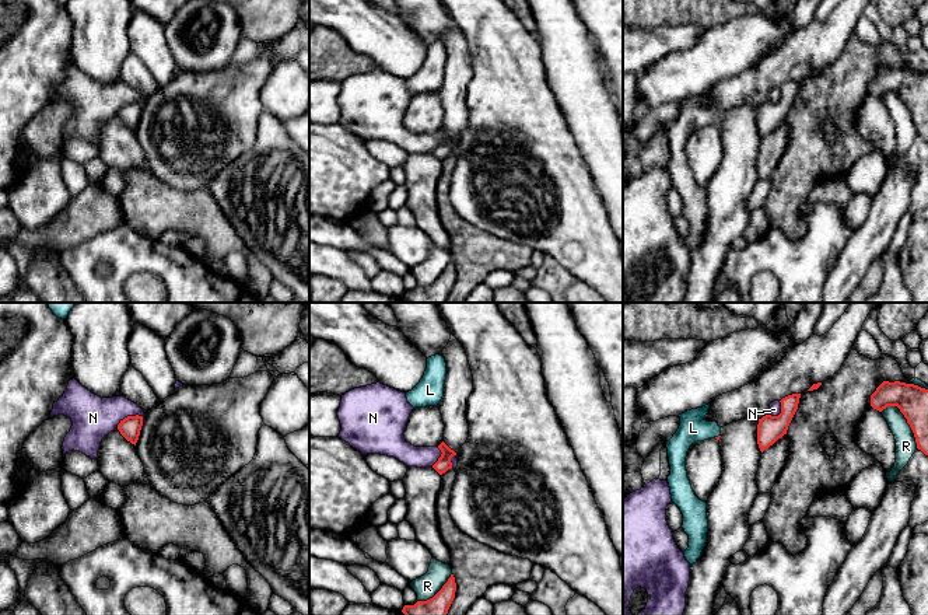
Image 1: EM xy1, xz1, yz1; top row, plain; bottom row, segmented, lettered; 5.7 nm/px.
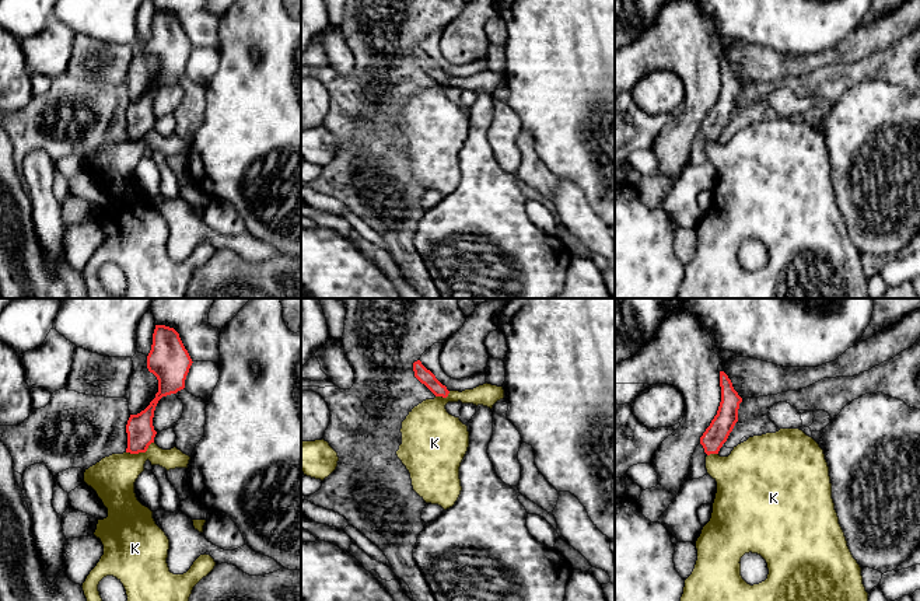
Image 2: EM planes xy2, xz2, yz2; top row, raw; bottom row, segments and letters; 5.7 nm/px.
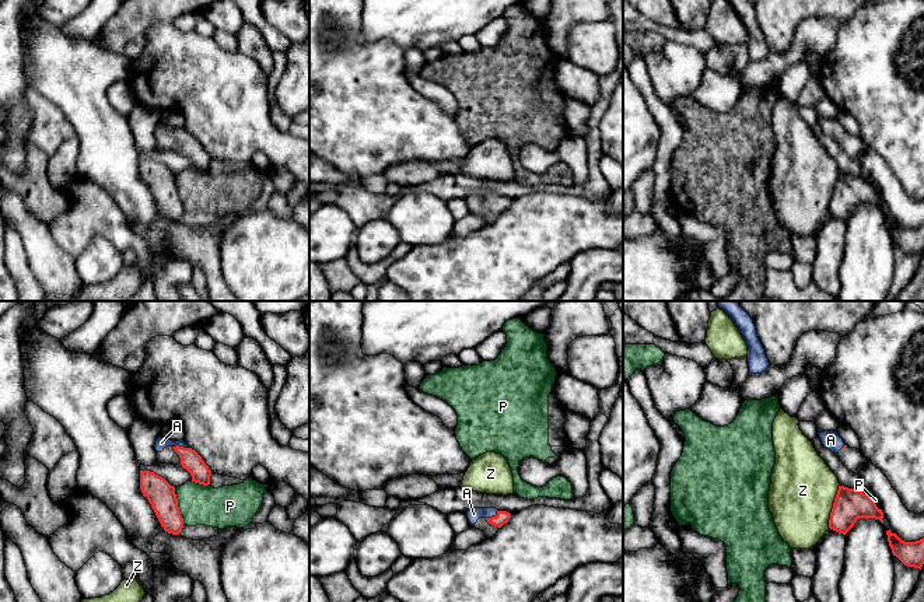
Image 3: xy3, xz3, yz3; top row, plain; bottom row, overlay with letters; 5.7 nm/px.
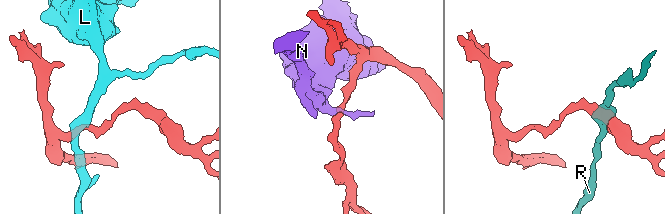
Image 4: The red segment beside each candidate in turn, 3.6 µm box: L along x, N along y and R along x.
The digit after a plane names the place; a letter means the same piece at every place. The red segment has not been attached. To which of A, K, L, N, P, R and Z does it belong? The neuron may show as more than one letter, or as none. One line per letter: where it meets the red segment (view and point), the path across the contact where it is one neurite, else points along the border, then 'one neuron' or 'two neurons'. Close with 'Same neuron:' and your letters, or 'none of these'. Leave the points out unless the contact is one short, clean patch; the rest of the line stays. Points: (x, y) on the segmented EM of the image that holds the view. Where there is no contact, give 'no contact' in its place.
A: meets red in xy3 at (181, 447); runs through xy3 (191, 461), (181, 447), (161, 443); one neuron
K: meets red in xy2 at (140, 451); border along xy2 (153, 441), (144, 451), (126, 453); two neurons
L: meets red in yz1 at (718, 436); border along yz1 (718, 434), (715, 437); two neurons
N: meets red in xy1 at (128, 416); border along xy1 (142, 415), (128, 415), (116, 427); two neurons
P: meets red in xy3 at (178, 507); two neurons
R: meets red in yz1 at (907, 420); two neurons
Z: meets red in yz3 at (833, 506); border along yz3 (839, 485), (828, 527); two neurons
Same neuron: A

